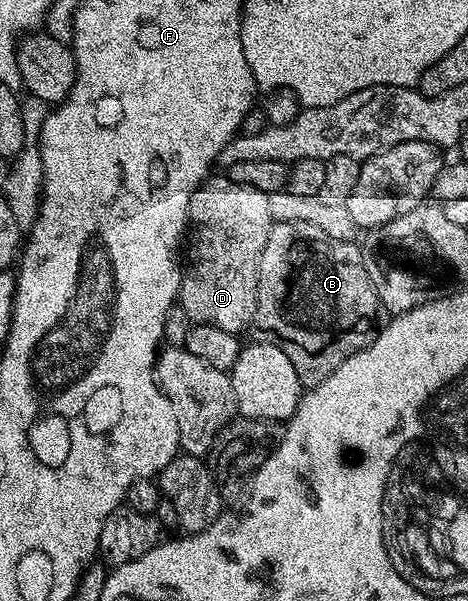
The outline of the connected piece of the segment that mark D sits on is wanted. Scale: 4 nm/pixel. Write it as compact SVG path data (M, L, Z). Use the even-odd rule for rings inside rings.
M228 178L212 180L193 193L193 202L189 206L189 224L192 231L187 236L189 261L186 259L183 264L179 306L188 314L193 324L206 324L219 330L241 334L253 322L257 305L259 258L263 254L263 246L267 246L267 234L273 229L275 221L271 218L268 192L236 184Z

